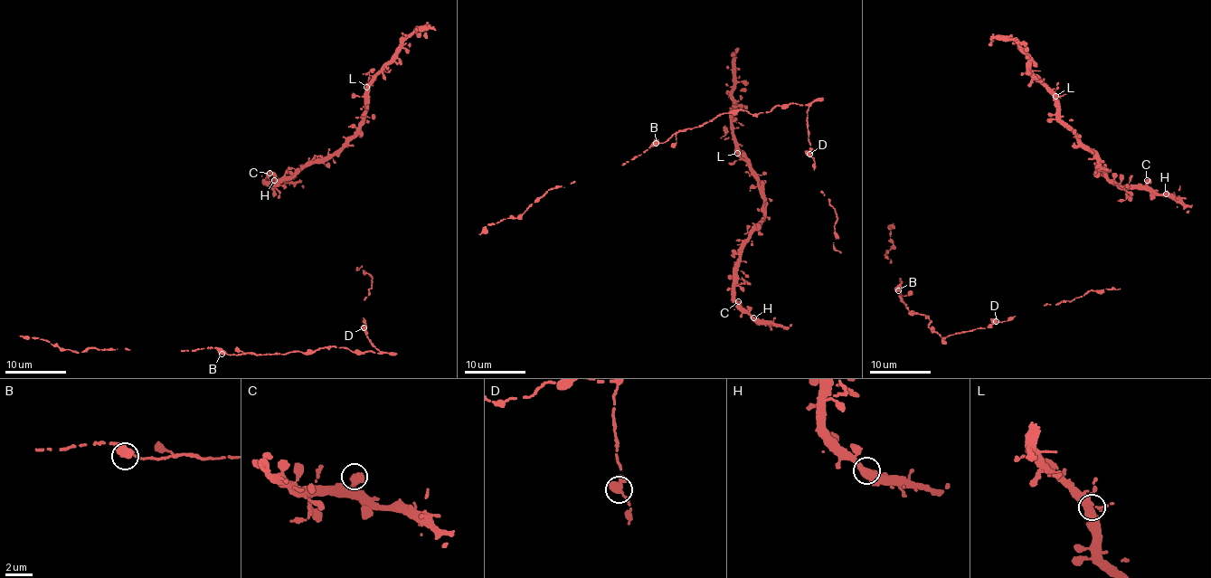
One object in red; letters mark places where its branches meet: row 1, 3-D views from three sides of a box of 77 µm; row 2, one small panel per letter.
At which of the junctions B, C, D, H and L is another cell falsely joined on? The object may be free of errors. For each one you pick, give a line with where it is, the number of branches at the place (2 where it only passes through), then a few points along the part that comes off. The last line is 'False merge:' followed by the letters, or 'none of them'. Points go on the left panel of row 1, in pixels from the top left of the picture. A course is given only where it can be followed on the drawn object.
False merge: none of them

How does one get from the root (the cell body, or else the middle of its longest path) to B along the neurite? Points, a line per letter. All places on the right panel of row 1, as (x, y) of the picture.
B: (988, 327), (941, 337), (928, 326), (931, 320), (928, 317), (908, 310), (898, 296), (901, 294), (898, 290)

